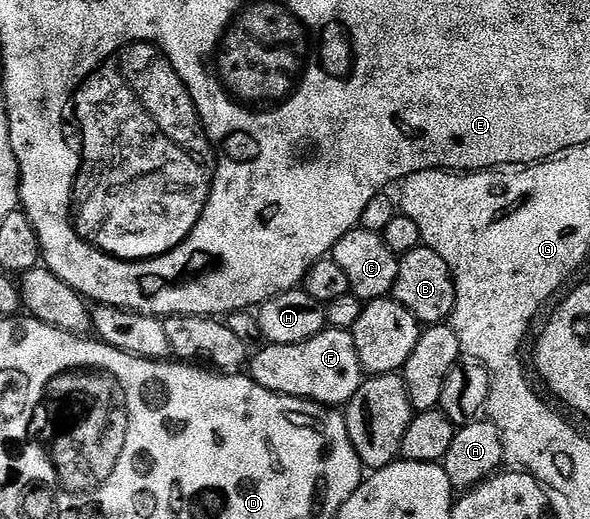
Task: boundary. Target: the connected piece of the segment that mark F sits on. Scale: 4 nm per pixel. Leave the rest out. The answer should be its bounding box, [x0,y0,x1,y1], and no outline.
[249,328,365,408]

